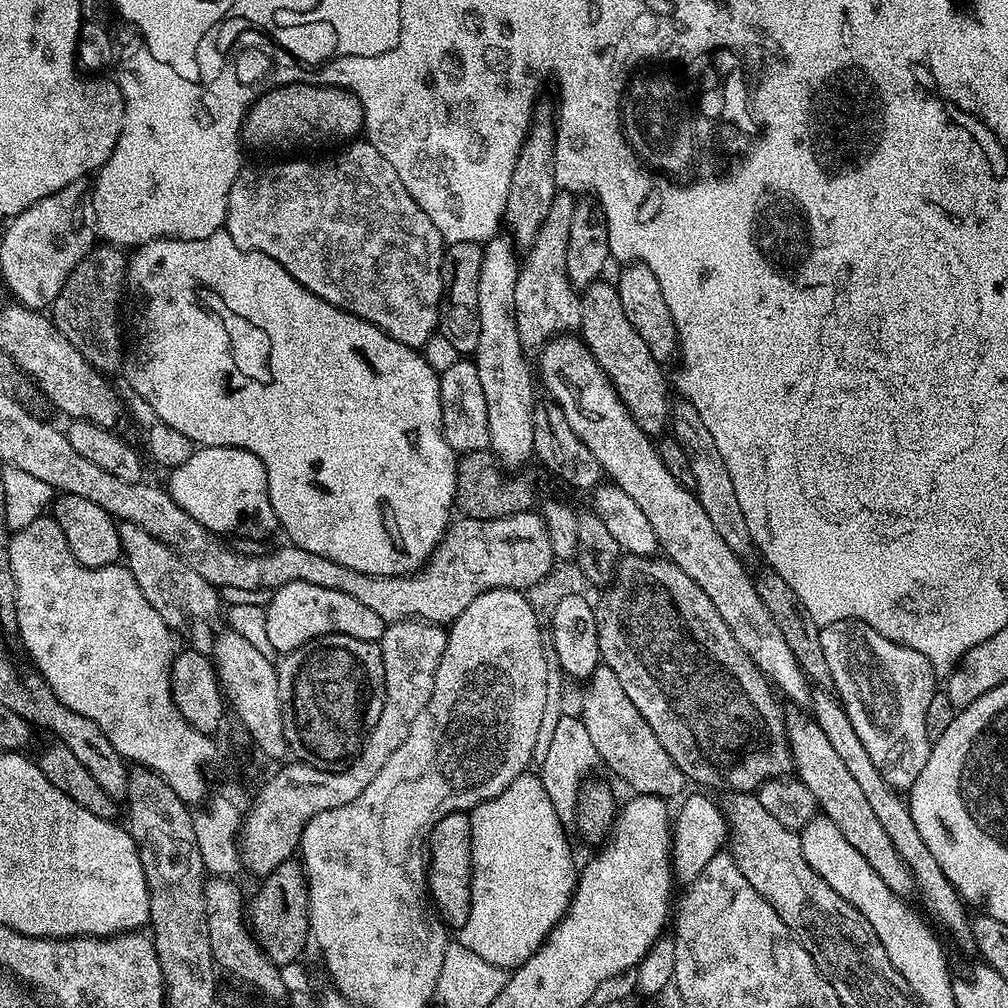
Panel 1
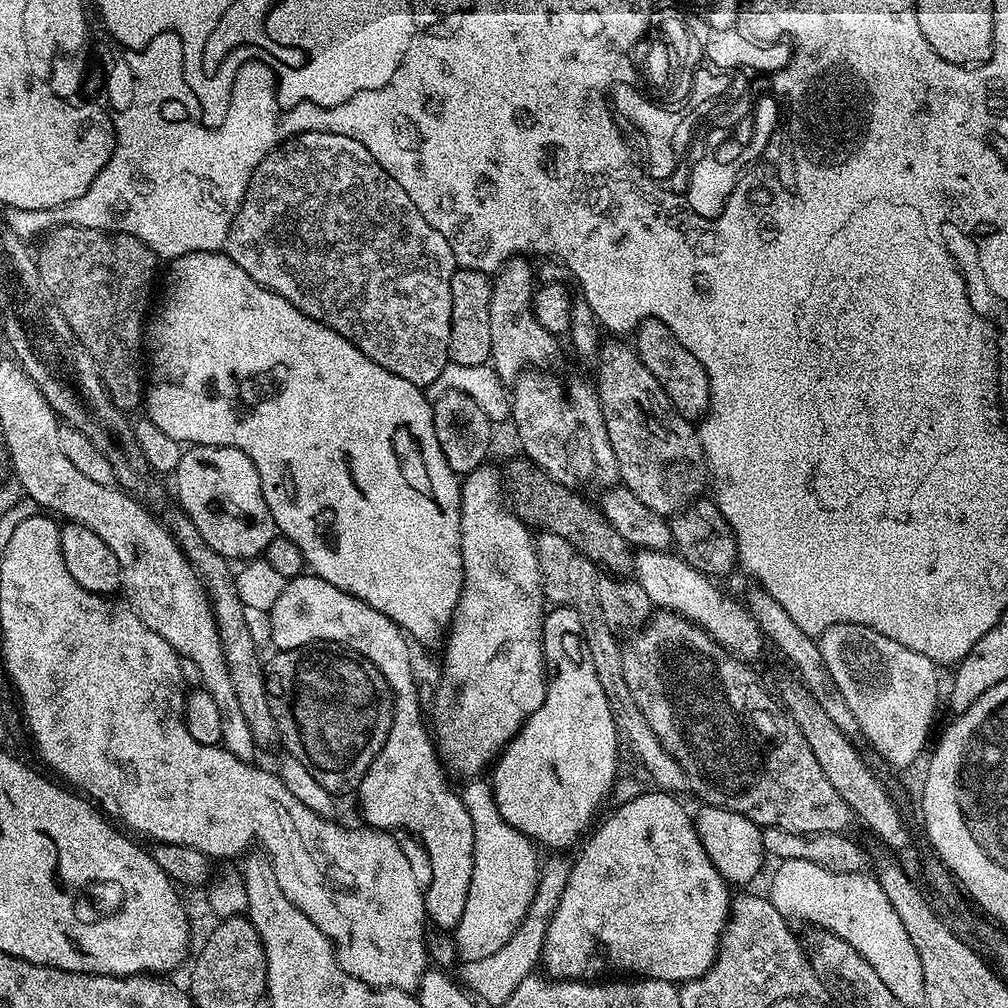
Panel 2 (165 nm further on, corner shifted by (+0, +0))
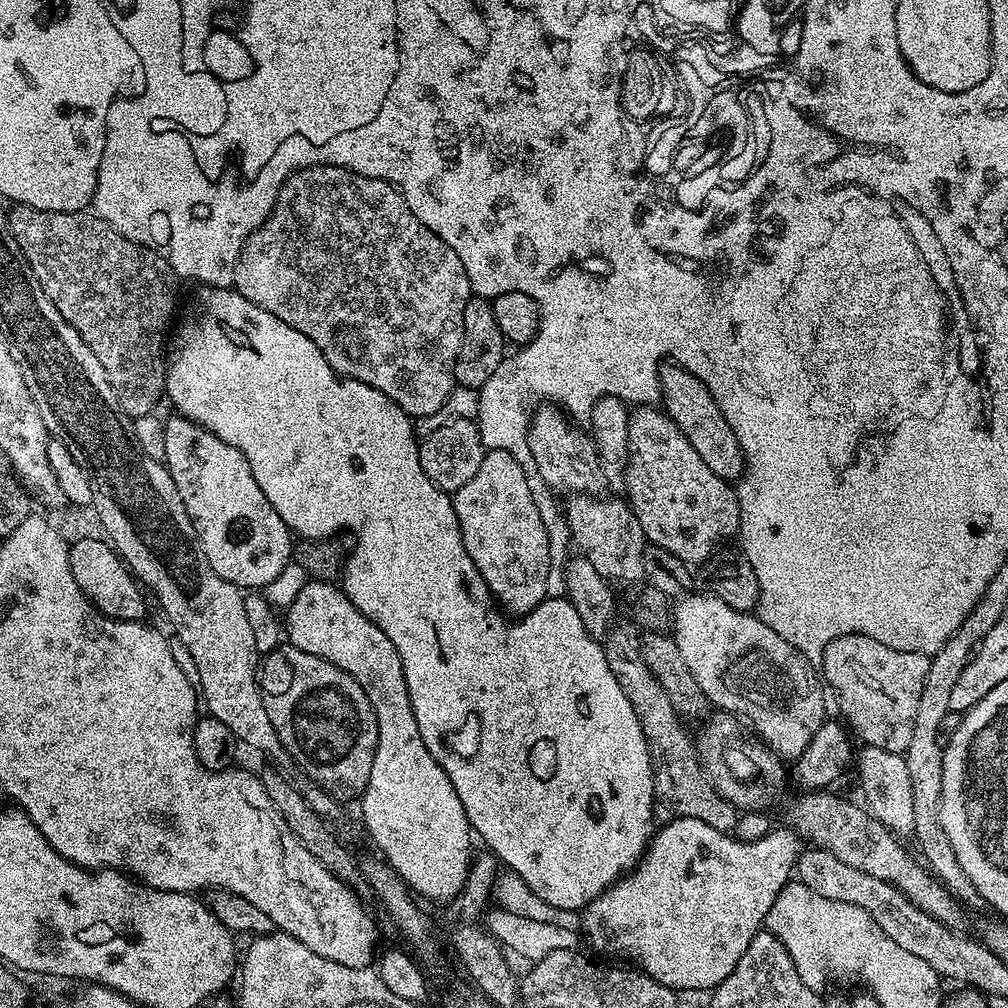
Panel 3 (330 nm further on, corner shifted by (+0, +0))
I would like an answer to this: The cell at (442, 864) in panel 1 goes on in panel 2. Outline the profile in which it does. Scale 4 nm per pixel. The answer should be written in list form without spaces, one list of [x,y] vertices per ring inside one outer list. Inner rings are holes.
[[[301,574],[287,581],[269,612],[272,648],[285,652],[301,648],[307,644],[340,644],[357,652],[362,658],[374,662],[379,668],[382,678],[386,678],[388,688],[392,692],[392,725],[390,734],[386,734],[386,742],[382,750],[370,762],[370,770],[362,778],[358,789],[360,796],[360,812],[364,815],[363,823],[377,830],[397,830],[413,832],[420,839],[424,852],[428,855],[428,864],[432,867],[432,876],[428,885],[428,893],[424,896],[424,910],[429,921],[437,924],[437,929],[455,929],[466,909],[467,894],[470,892],[471,874],[474,870],[474,827],[470,820],[468,807],[464,805],[461,793],[448,785],[449,777],[437,753],[434,736],[424,729],[424,712],[420,709],[420,692],[416,689],[416,672],[412,669],[412,652],[408,649],[409,637],[386,614],[374,610],[366,602],[351,596],[346,590],[338,590],[338,586],[330,586],[322,578],[311,574]]]

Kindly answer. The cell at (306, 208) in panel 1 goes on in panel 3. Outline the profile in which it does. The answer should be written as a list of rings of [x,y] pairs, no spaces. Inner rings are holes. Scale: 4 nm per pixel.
[[[315,164],[291,172],[280,187],[280,193],[266,222],[262,222],[262,226],[258,226],[258,230],[254,230],[246,238],[236,259],[231,287],[242,294],[242,298],[254,302],[254,306],[262,306],[262,310],[274,314],[274,318],[282,318],[286,326],[302,330],[302,334],[306,334],[306,338],[310,338],[310,342],[314,342],[314,346],[322,350],[326,362],[330,362],[337,376],[366,382],[374,390],[382,390],[382,394],[386,394],[386,398],[394,401],[408,416],[419,418],[445,407],[444,403],[456,384],[454,362],[462,342],[462,314],[466,310],[466,302],[472,299],[474,293],[466,278],[466,270],[462,270],[462,261],[458,259],[458,254],[454,254],[454,250],[446,246],[442,236],[434,234],[434,230],[416,217],[414,210],[406,206],[404,195],[393,184],[379,178],[363,176],[353,172],[351,168],[345,168],[343,164]]]

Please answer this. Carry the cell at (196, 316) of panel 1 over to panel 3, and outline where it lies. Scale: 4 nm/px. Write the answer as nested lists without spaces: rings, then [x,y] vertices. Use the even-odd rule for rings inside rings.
[[[200,286],[195,290],[197,292],[193,294],[192,301],[189,302],[188,309],[184,312],[184,317],[182,317],[183,312],[179,317],[179,320],[181,319],[180,325],[178,325],[179,320],[175,325],[174,336],[176,332],[176,341],[173,344],[171,341],[170,351],[166,356],[164,390],[167,403],[172,403],[176,407],[173,409],[179,415],[185,416],[187,420],[193,420],[195,424],[201,424],[203,428],[210,430],[218,438],[222,438],[222,442],[234,446],[234,450],[238,450],[244,455],[246,462],[250,466],[250,474],[254,474],[254,482],[258,482],[259,488],[262,489],[262,494],[266,494],[266,502],[270,502],[270,506],[274,506],[274,510],[278,510],[278,518],[282,518],[282,522],[286,522],[289,532],[306,540],[327,540],[335,537],[337,535],[335,532],[340,532],[343,528],[348,532],[352,532],[353,538],[356,539],[356,545],[353,546],[352,552],[350,548],[346,556],[346,563],[342,573],[343,590],[350,598],[350,602],[354,602],[354,606],[358,606],[358,610],[362,610],[362,614],[366,614],[366,618],[370,618],[370,622],[374,622],[374,626],[378,626],[378,630],[382,630],[382,634],[386,634],[386,638],[390,638],[390,642],[394,642],[394,650],[398,650],[398,658],[402,662],[402,674],[406,678],[406,690],[410,694],[410,706],[414,710],[414,718],[418,722],[418,732],[422,734],[422,742],[426,742],[426,750],[430,750],[434,762],[438,762],[438,766],[442,766],[442,770],[446,770],[446,778],[450,778],[458,798],[462,798],[462,810],[466,810],[468,825],[471,826],[473,833],[479,839],[480,836],[484,839],[485,846],[483,847],[493,854],[507,871],[518,874],[518,878],[522,878],[522,882],[526,882],[526,886],[530,886],[530,890],[534,890],[534,894],[538,894],[538,898],[542,898],[542,902],[546,902],[550,906],[558,906],[558,910],[570,910],[571,912],[580,912],[587,908],[591,900],[598,898],[611,884],[615,884],[617,880],[631,872],[640,863],[640,859],[644,857],[644,852],[648,848],[648,841],[654,835],[652,800],[655,801],[657,799],[654,774],[652,773],[652,755],[648,749],[646,734],[642,734],[642,726],[638,722],[638,714],[634,714],[634,706],[630,706],[630,698],[626,698],[626,694],[622,694],[622,686],[618,686],[618,678],[614,678],[614,674],[606,662],[606,654],[604,651],[598,650],[597,640],[585,628],[580,627],[579,614],[573,612],[571,604],[567,602],[545,602],[539,604],[533,612],[513,619],[516,620],[513,624],[507,620],[509,617],[499,607],[496,607],[497,609],[492,608],[494,600],[488,591],[486,582],[482,578],[478,566],[474,566],[470,554],[466,554],[466,546],[462,542],[462,534],[458,526],[458,518],[454,514],[451,495],[443,492],[438,486],[434,486],[434,482],[430,482],[430,478],[426,478],[426,474],[422,470],[418,437],[413,417],[404,413],[390,398],[386,398],[386,394],[382,394],[382,390],[374,390],[366,382],[358,382],[357,380],[349,380],[345,377],[337,376],[334,369],[330,366],[330,362],[326,362],[322,350],[318,350],[318,346],[314,346],[314,342],[310,342],[310,338],[306,338],[306,334],[302,334],[302,330],[294,330],[294,326],[286,326],[286,322],[282,322],[282,318],[274,318],[274,314],[262,310],[262,306],[254,306],[254,302],[242,298],[242,294],[238,294],[235,288],[231,286],[227,288]]]

